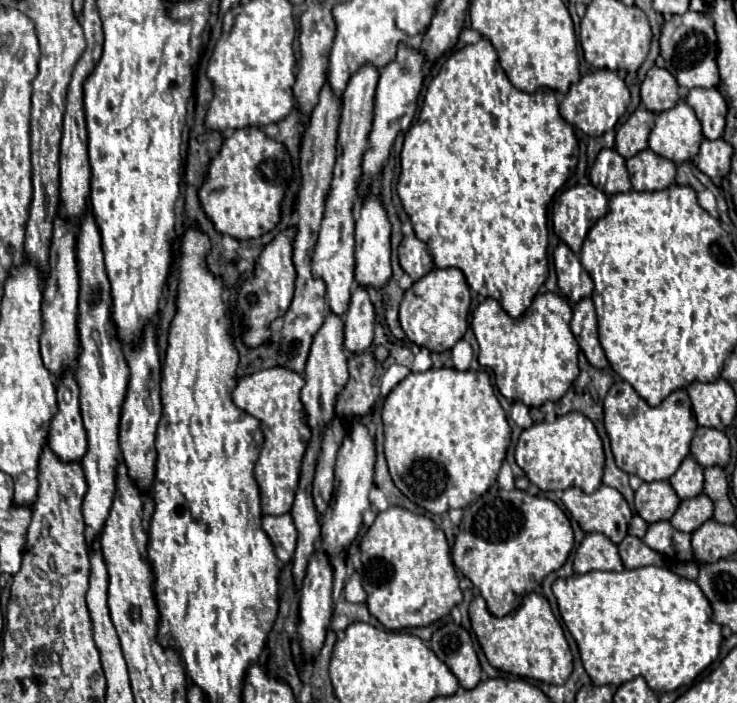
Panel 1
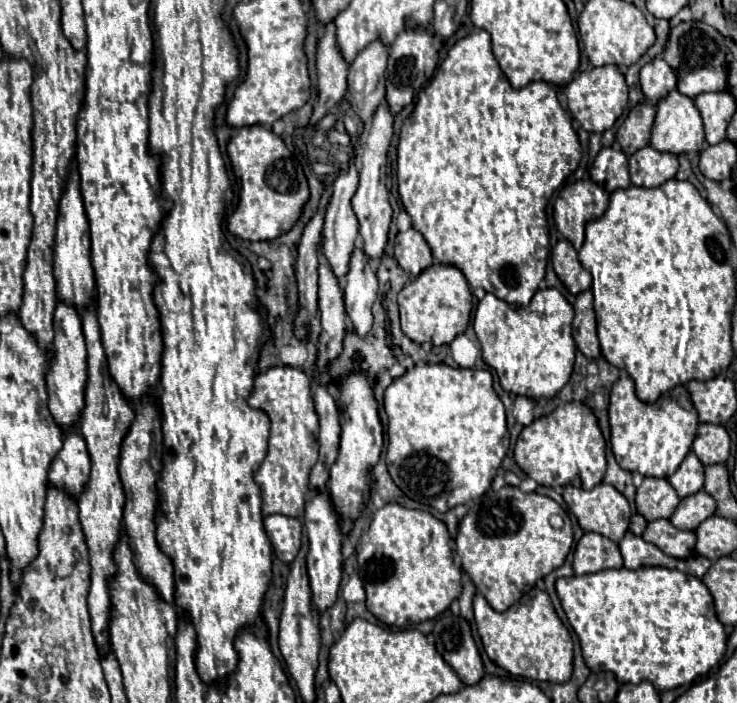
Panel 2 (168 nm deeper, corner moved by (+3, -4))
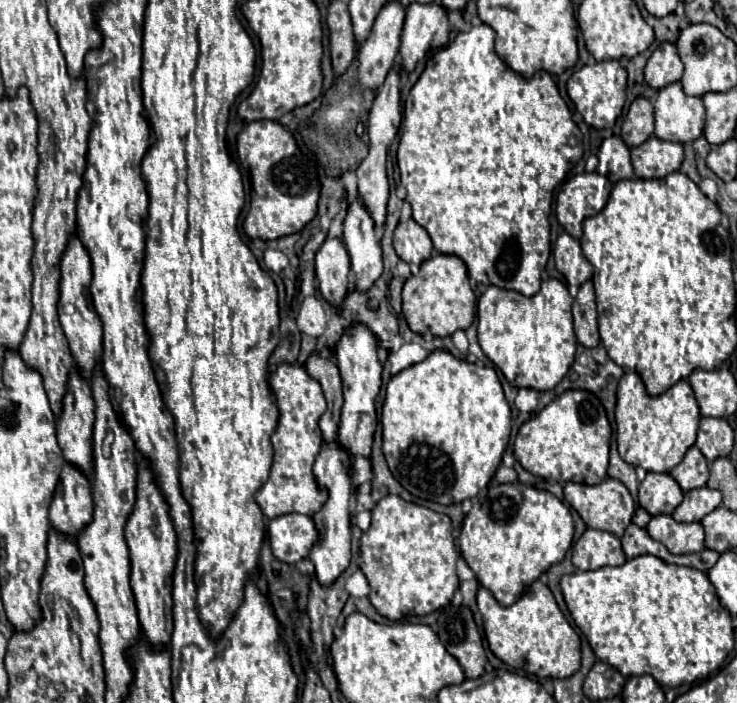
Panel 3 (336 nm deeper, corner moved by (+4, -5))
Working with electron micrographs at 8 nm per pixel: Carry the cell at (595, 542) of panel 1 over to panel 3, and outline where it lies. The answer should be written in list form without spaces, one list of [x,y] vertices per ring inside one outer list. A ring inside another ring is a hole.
[[[586,529],[574,543],[572,563],[580,571],[600,569],[606,565],[624,565],[626,555],[620,549],[620,539],[614,533],[600,529]]]

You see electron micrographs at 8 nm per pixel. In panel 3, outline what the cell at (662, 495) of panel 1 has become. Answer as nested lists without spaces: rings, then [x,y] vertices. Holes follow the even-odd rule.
[[[648,473],[638,491],[640,505],[650,515],[672,513],[682,501],[682,489],[668,473]]]

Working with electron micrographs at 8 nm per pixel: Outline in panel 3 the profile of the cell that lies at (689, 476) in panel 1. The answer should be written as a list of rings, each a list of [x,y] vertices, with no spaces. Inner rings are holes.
[[[690,447],[684,459],[670,471],[670,475],[678,481],[682,491],[704,487],[708,481],[708,461],[700,449]]]

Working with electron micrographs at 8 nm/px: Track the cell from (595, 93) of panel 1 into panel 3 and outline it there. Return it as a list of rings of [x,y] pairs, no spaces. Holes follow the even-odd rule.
[[[618,59],[598,61],[594,65],[584,65],[582,69],[574,71],[566,85],[568,97],[576,105],[576,111],[582,113],[584,121],[596,129],[612,129],[616,119],[622,113],[626,101],[626,69],[620,65]]]

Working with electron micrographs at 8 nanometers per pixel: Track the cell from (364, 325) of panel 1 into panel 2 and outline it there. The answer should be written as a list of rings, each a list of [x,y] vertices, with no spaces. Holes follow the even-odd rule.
[[[359,246],[355,248],[351,256],[349,272],[343,278],[341,288],[343,288],[345,310],[353,324],[353,332],[365,338],[373,326],[371,306],[377,296],[377,276]]]

